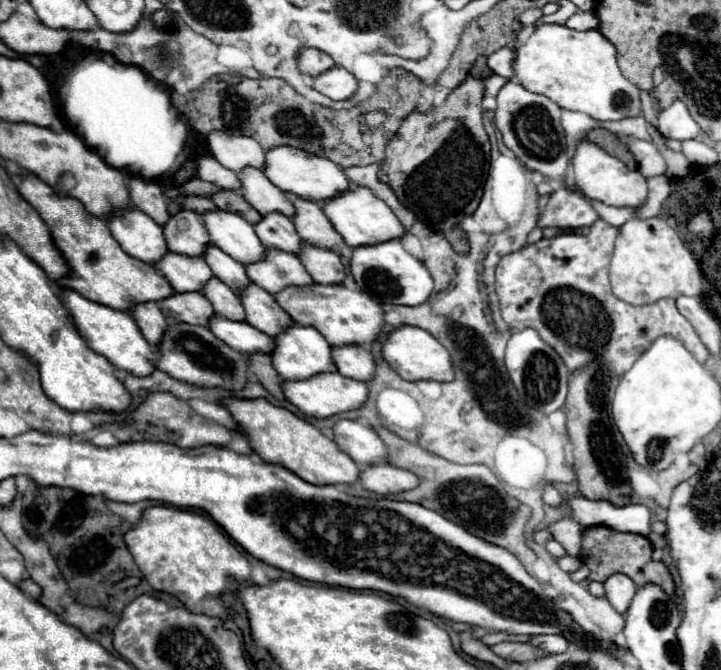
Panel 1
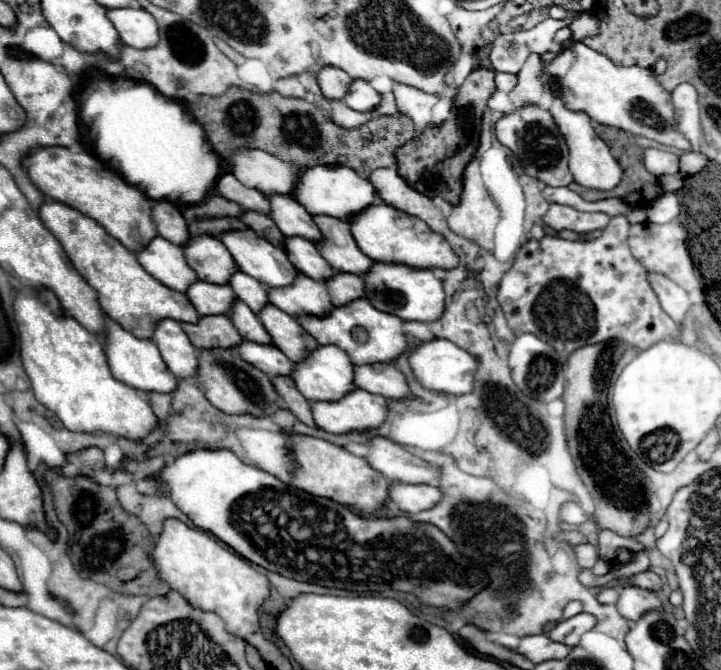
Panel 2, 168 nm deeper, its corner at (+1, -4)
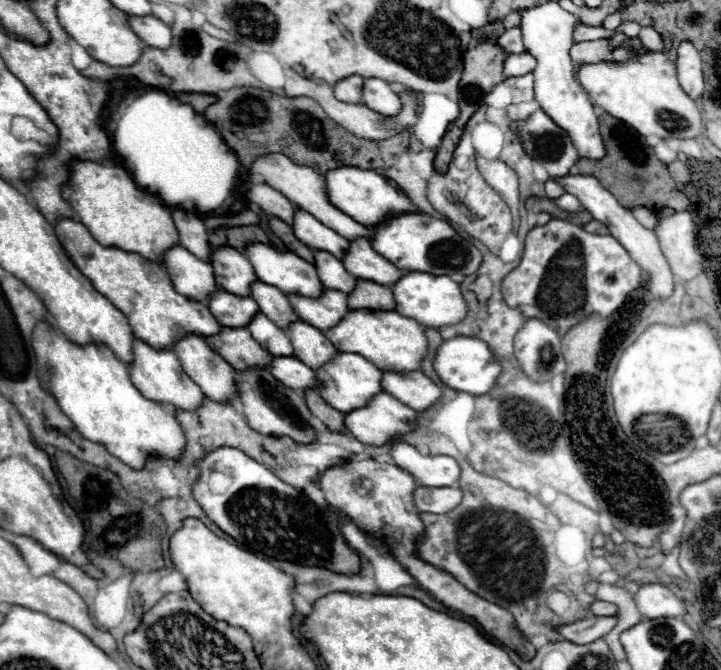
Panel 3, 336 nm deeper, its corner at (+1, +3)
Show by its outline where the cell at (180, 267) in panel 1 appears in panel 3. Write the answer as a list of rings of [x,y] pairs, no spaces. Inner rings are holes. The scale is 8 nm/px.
[[[217,290],[209,300],[209,310],[221,326],[245,328],[251,322],[251,316],[259,312],[259,306],[251,296],[239,298],[225,290]]]

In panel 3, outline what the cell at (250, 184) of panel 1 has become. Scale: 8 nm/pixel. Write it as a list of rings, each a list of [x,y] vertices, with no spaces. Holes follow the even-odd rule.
[[[297,210],[293,218],[293,232],[311,250],[329,252],[339,260],[343,260],[349,248],[347,238],[339,236],[335,230],[327,228],[325,224],[321,224],[317,218],[313,218],[309,212],[303,212],[303,210]]]

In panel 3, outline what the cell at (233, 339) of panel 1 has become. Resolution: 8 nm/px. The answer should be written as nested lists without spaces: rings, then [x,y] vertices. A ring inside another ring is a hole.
[[[273,358],[271,374],[291,390],[305,392],[307,388],[319,388],[315,372],[297,358]]]

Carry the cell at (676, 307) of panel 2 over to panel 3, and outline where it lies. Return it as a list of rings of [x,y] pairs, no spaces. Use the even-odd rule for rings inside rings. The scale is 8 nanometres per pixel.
[[[567,174],[567,176],[559,176],[559,178],[551,178],[551,180],[555,180],[557,184],[561,184],[569,194],[577,196],[579,202],[583,204],[583,208],[589,210],[595,220],[603,222],[603,224],[609,228],[611,236],[615,236],[615,238],[623,244],[623,248],[631,254],[631,258],[647,272],[651,296],[655,296],[655,298],[667,298],[667,296],[673,292],[675,278],[673,278],[673,274],[671,274],[671,270],[669,270],[669,264],[667,264],[667,260],[665,260],[665,256],[663,256],[663,252],[661,252],[661,248],[659,248],[659,242],[657,242],[655,232],[643,228],[643,226],[635,220],[635,216],[631,214],[631,210],[623,208],[623,206],[615,200],[615,196],[613,196],[595,176],[587,176],[587,174],[575,174],[575,176],[573,176],[573,174]]]

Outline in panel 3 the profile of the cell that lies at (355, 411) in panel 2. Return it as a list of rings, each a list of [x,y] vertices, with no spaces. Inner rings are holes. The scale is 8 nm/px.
[[[377,394],[369,406],[345,414],[347,430],[363,444],[383,446],[393,438],[405,436],[415,428],[417,412],[407,408],[391,394]]]

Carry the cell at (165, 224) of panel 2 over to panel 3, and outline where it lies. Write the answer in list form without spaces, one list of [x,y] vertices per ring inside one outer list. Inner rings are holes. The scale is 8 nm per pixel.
[[[173,210],[171,214],[173,214],[175,226],[181,236],[181,246],[187,248],[191,254],[195,254],[199,260],[209,262],[211,244],[209,244],[203,218],[195,216],[193,212],[185,212],[185,210]]]

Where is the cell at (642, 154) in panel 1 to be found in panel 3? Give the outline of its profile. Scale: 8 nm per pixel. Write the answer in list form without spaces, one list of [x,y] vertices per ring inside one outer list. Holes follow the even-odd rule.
[[[661,140],[657,146],[655,146],[655,154],[657,154],[657,158],[661,160],[661,162],[665,162],[665,164],[671,164],[671,162],[675,162],[677,160],[677,152],[669,146],[669,142],[665,142],[665,140]]]

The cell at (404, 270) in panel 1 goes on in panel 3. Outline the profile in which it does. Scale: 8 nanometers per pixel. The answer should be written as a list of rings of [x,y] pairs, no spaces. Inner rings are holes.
[[[407,272],[395,286],[393,296],[397,302],[397,312],[417,320],[425,328],[443,328],[443,326],[455,326],[467,316],[467,302],[461,294],[461,288],[457,282],[453,282],[449,276],[433,276],[425,272]]]

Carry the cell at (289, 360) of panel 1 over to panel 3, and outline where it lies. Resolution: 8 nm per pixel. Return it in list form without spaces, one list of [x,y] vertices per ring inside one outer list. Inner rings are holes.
[[[339,352],[331,362],[327,362],[325,366],[321,366],[317,370],[317,378],[321,380],[321,396],[339,412],[347,414],[351,412],[351,408],[363,408],[363,404],[367,404],[367,400],[371,400],[371,396],[377,396],[383,388],[381,388],[381,376],[383,372],[371,364],[369,360],[365,360],[359,354],[347,354],[347,352]]]

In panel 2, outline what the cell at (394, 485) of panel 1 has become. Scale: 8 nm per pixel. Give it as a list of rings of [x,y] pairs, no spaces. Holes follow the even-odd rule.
[[[391,483],[389,499],[405,513],[417,513],[433,507],[441,499],[441,491],[431,485],[409,485],[409,483]]]

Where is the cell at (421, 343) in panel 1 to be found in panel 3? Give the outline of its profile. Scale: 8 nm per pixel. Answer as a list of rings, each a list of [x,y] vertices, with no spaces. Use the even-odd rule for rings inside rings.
[[[455,336],[451,340],[445,340],[441,344],[441,348],[437,350],[437,356],[435,356],[435,362],[433,362],[439,378],[459,390],[459,392],[467,392],[467,394],[475,394],[475,396],[481,396],[481,394],[487,394],[495,382],[499,380],[503,368],[501,364],[497,362],[497,358],[493,356],[493,352],[489,350],[489,346],[479,340],[479,338],[473,338],[473,336]]]

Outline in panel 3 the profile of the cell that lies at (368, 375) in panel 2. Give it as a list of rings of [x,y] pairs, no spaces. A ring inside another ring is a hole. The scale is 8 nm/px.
[[[421,370],[415,372],[383,372],[383,390],[409,408],[423,412],[441,398],[441,388],[433,384]]]

